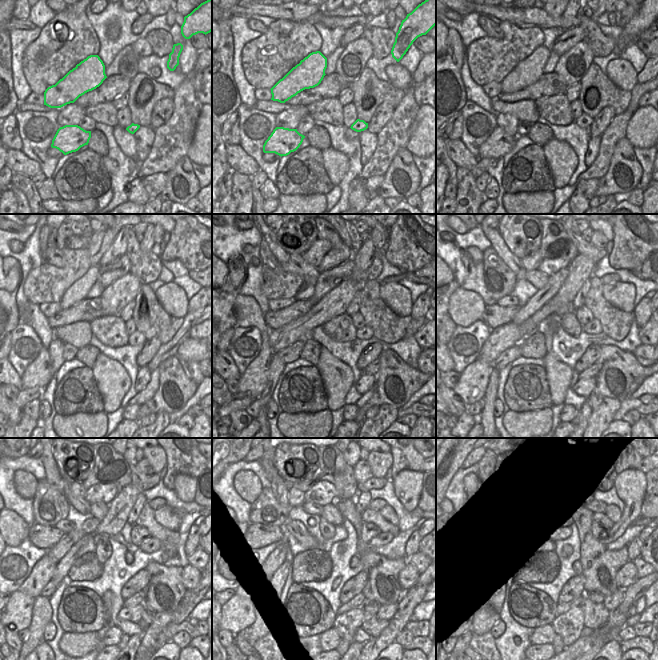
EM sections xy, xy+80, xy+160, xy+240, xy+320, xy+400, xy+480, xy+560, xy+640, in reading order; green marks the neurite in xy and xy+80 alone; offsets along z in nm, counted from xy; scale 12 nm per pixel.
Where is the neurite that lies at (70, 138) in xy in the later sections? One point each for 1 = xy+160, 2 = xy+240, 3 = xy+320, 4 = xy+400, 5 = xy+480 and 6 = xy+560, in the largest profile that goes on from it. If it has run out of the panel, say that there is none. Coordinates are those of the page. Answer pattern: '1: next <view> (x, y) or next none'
1: next xy+160 (499, 143)
2: next xy+240 (38, 374)
3: next xy+320 (253, 381)
4: next xy+400 (471, 387)
5: next xy+480 (17, 615)
6: next xy+560 (236, 615)

